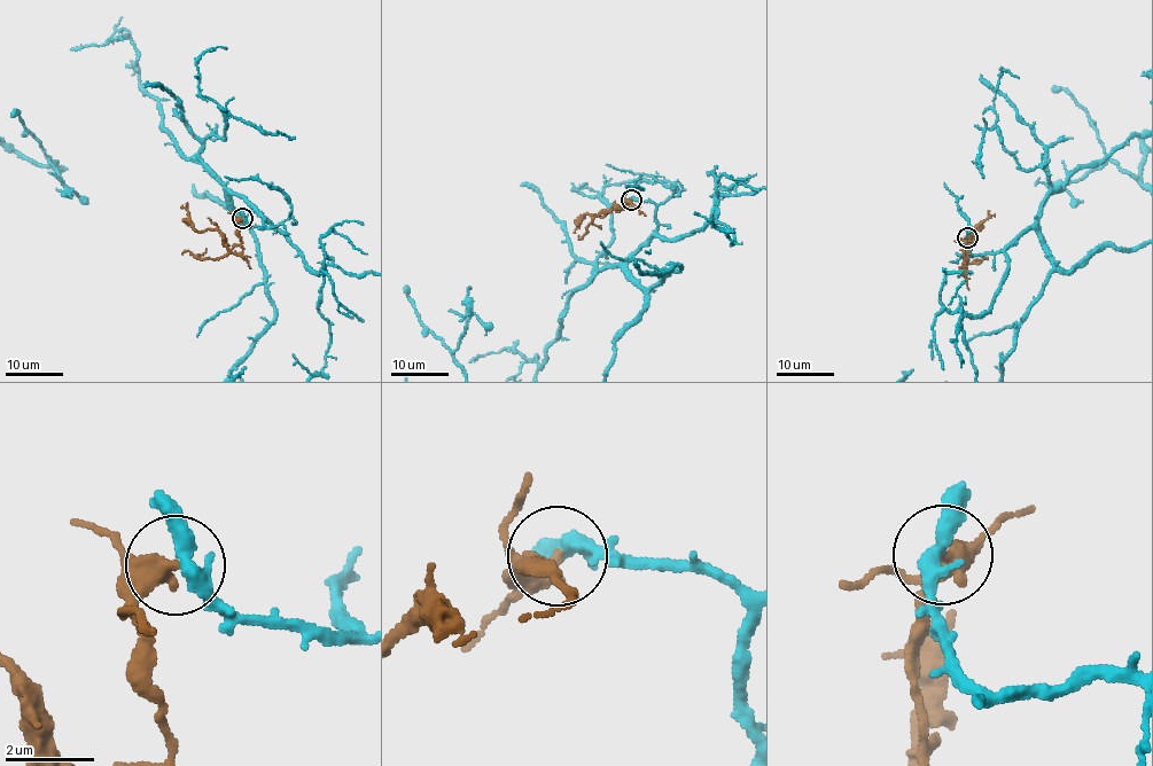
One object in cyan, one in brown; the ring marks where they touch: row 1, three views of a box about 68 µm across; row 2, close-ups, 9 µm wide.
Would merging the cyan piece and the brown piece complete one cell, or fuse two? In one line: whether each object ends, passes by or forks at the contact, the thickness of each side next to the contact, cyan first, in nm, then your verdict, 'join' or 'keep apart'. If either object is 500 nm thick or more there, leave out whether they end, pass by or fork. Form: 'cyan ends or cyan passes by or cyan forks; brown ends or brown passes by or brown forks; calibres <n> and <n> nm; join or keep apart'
cyan passes by; brown ends; calibres 360 and 480 nm; keep apart

